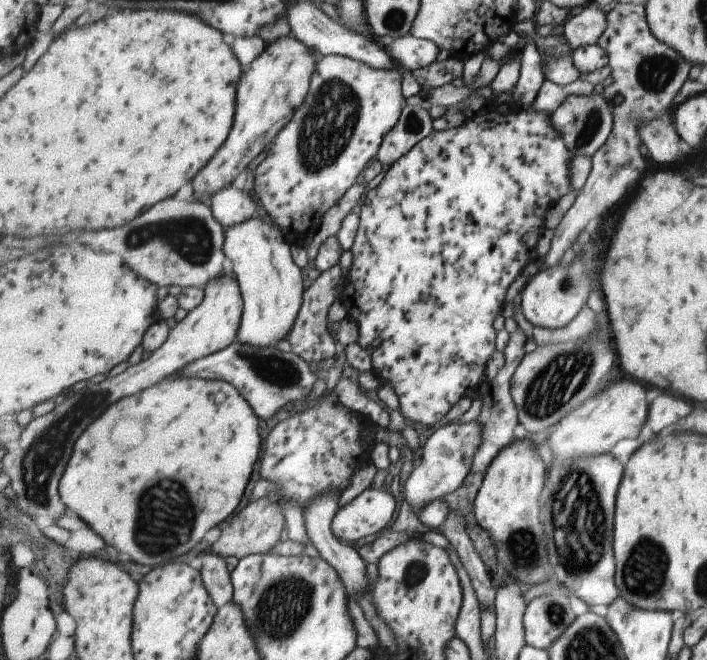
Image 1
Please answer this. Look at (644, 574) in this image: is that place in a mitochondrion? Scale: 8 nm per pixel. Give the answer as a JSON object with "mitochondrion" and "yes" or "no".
{"mitochondrion":"yes"}

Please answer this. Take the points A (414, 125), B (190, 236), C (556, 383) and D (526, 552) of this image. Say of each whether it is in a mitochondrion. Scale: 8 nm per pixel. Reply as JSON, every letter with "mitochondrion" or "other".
{"A":"mitochondrion","B":"mitochondrion","C":"mitochondrion","D":"mitochondrion"}

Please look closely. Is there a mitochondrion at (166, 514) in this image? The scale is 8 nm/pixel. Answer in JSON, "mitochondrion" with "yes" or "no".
{"mitochondrion":"yes"}

